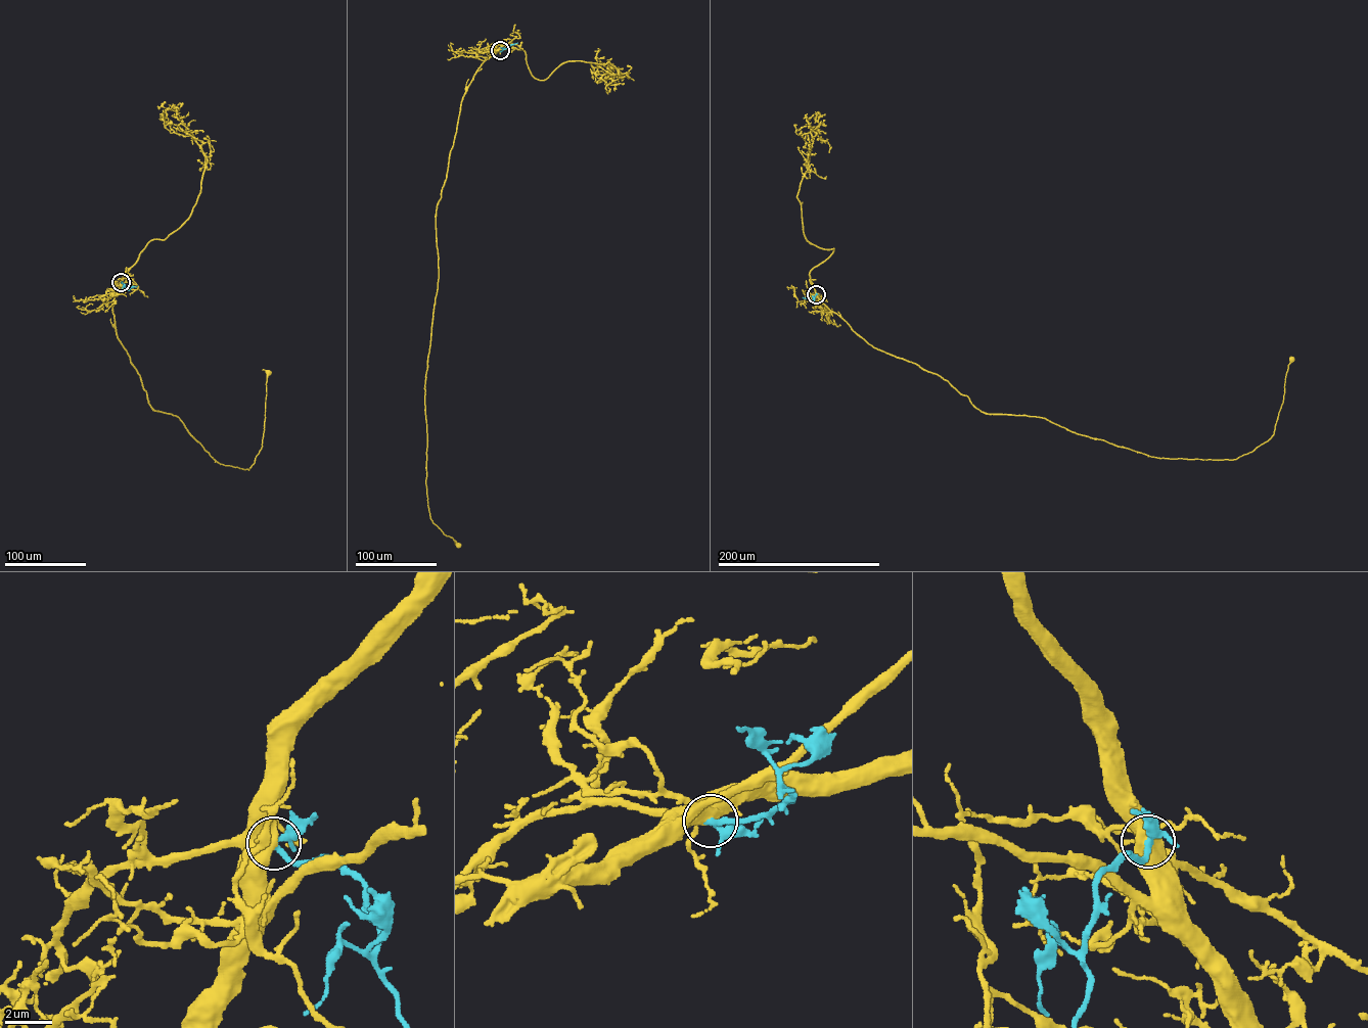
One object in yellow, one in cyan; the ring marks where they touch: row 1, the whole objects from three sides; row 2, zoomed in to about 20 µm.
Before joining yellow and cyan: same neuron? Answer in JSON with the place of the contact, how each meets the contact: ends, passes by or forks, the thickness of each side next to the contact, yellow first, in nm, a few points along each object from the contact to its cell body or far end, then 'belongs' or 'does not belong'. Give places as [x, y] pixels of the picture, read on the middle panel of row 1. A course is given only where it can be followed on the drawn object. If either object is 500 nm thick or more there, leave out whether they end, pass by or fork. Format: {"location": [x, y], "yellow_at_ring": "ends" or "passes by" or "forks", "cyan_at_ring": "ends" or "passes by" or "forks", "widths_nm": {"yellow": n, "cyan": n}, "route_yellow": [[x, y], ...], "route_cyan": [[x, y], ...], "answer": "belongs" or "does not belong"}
{"location": [500, 50], "widths_nm": {"yellow": 550, "cyan": 220}, "route_yellow": [[500, 50], [484, 62], [463, 97], [436, 213], [439, 273], [424, 385], [425, 483], [430, 519], [459, 545]], "route_cyan": [[500, 50], [517, 43]], "answer": "does not belong"}

